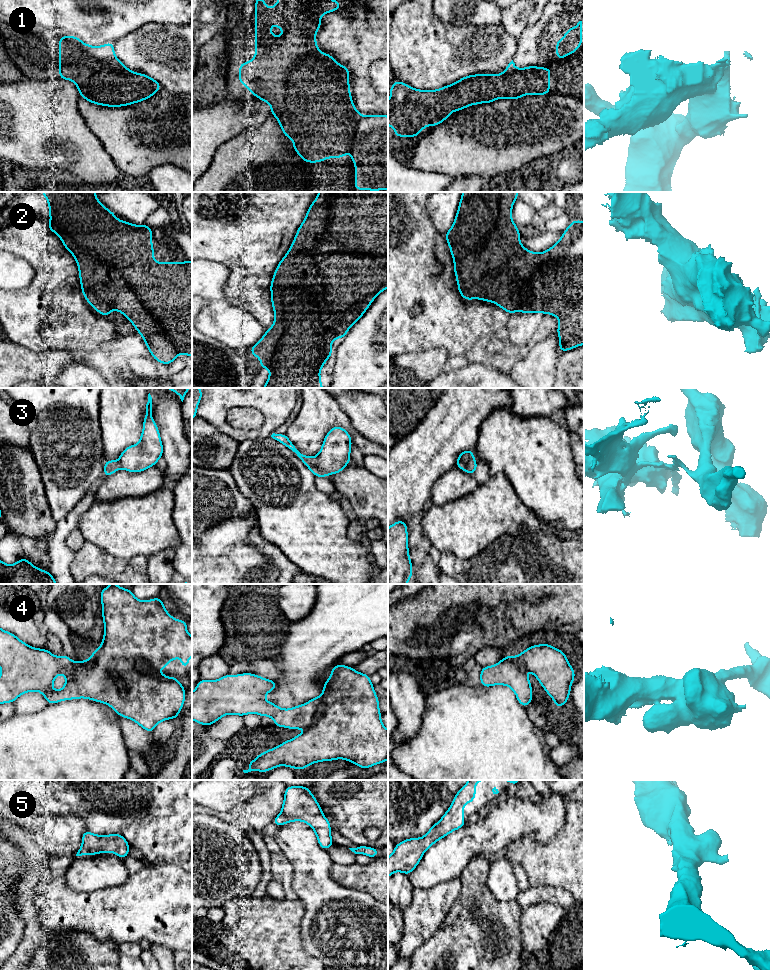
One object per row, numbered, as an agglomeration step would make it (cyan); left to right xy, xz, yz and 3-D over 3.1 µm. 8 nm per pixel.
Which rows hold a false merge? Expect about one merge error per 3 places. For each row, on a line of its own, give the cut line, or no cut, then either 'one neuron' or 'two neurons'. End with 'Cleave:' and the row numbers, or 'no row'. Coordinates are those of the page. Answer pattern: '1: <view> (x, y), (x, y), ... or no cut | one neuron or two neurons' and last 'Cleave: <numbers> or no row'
1: xz (340, 103), (339, 142), (348, 143), (351, 146), (351, 151) | two neurons
2: no cut | one neuron
3: xz (315, 457), (317, 467), (326, 476) | two neurons
4: no cut | one neuron
5: no cut | one neuron
Cleave: 1, 3

